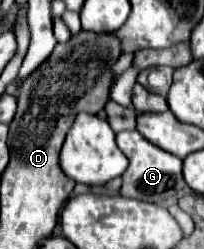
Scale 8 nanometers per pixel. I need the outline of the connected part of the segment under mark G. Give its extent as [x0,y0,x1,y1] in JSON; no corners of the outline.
[116,130,186,204]

